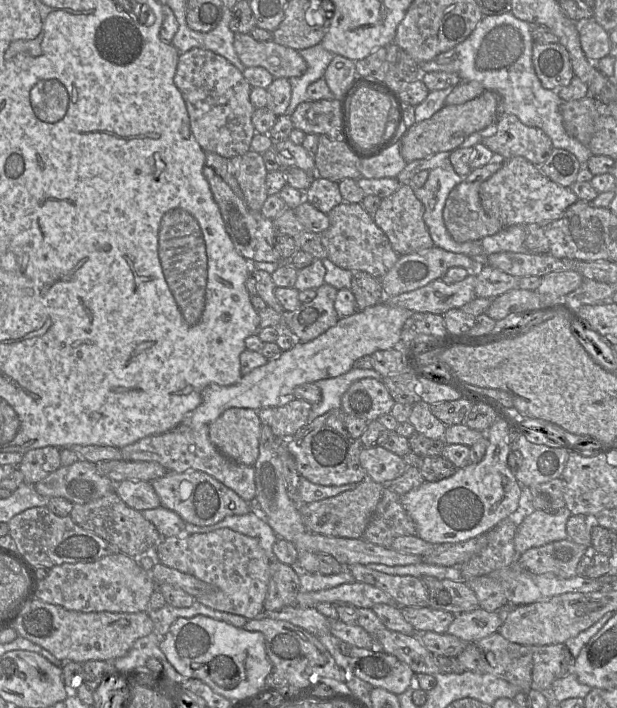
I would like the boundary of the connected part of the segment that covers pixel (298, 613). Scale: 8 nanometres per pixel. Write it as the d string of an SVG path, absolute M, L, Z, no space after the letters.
M284 607L278 611L263 612L260 617L289 622L316 637L331 634L331 620L315 608Z

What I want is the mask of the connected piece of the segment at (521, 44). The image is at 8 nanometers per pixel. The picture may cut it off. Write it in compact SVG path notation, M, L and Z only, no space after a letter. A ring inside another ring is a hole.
M511 12L488 15L482 17L463 42L432 60L419 64L421 73L451 72L456 73L461 81L479 82L485 90L498 95L499 113L512 114L523 124L540 128L551 139L554 148L571 152L582 166L587 166L592 153L587 146L567 134L560 111L563 100L557 91L543 87L537 77L532 63L533 44L529 23L518 19Z

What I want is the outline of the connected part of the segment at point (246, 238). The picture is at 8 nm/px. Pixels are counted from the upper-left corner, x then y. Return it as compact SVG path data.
M206 152L203 174L209 182L224 220L226 231L236 250L249 262L283 263L279 254L275 251L276 231L273 220L247 206L239 183L230 172L229 159L214 152Z

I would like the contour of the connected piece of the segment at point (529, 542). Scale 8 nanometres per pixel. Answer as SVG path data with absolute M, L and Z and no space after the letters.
M562 508L556 512L534 510L520 522L514 538L516 555L530 548L569 538L566 524L572 513Z

